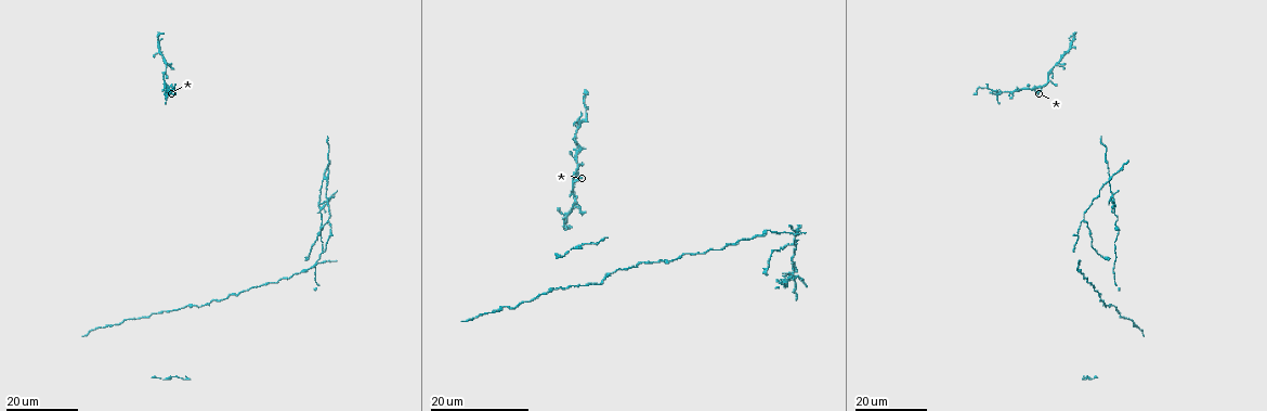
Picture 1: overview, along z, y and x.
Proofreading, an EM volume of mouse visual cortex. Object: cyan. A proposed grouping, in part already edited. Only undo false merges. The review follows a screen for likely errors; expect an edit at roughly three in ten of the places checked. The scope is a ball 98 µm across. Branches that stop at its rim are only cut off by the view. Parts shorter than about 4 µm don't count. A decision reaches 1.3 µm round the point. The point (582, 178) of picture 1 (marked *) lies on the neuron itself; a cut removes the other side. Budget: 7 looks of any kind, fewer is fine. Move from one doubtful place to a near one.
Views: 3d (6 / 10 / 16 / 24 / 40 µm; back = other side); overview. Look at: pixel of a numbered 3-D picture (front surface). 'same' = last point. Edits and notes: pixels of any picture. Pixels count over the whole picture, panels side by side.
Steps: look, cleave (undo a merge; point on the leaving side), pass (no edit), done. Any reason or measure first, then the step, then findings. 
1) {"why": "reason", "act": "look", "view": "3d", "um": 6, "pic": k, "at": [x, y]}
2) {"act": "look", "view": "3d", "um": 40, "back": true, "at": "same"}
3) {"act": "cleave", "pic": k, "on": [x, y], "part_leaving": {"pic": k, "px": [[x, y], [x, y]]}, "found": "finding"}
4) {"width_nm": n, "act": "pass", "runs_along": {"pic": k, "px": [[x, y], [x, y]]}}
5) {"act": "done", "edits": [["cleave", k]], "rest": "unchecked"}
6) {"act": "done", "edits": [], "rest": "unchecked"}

{"why": "two arms in line, one across", "act": "look", "view": "3d", "um": 16, "pic": 1, "at": [573, 182]}

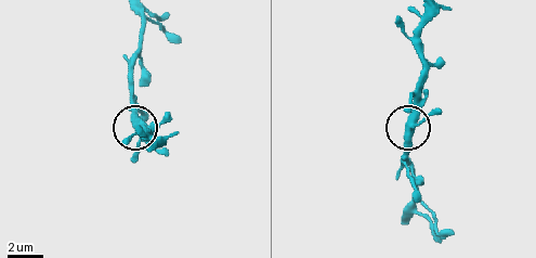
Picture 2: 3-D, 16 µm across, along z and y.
{"act": "look", "view": "3d", "um": 6, "pic": 2, "at": [136, 121]}

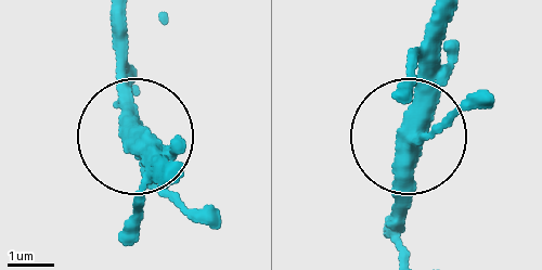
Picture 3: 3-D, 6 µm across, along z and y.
{"act": "pass", "runs_along": {"pic": 3, "px": [[485, 104], [411, 136], [429, 26]]}, "found": "one neuron here"}

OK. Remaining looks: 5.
{"why": "three-way junction", "act": "look", "view": "3d", "um": 16, "pic": 1, "at": [1057, 61]}

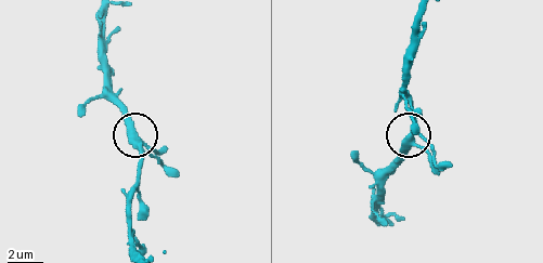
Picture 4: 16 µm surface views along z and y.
{"act": "look", "view": "3d", "um": 6, "pic": 4, "at": [140, 141]}

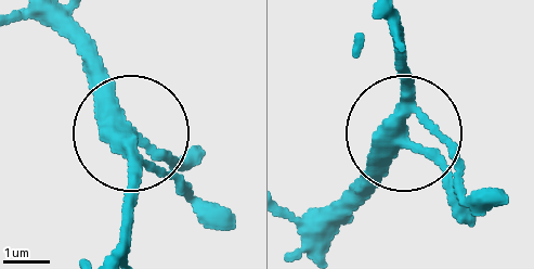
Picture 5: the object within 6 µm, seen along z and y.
{"arms": 3, "act": "pass", "found": "all the same neuron"}

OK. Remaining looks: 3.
{"why": "looks like a crossing", "act": "look", "view": "3d", "um": 16, "pic": 1, "at": [1114, 207]}

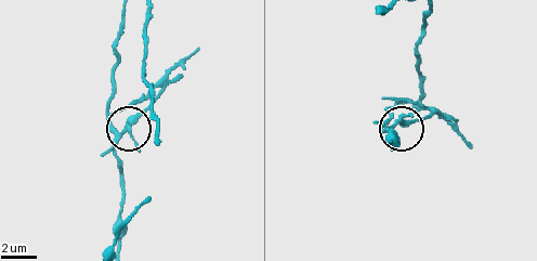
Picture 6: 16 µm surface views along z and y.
{"act": "look", "view": "3d", "um": 6, "pic": 6, "at": [390, 127]}

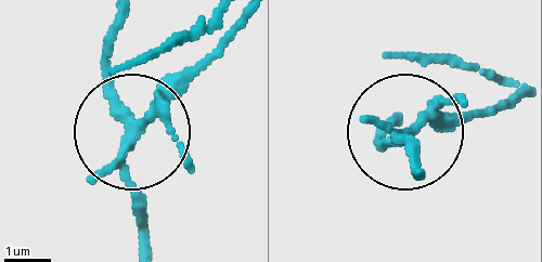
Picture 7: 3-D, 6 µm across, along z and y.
{"arms": 5, "act": "cleave", "pic": 7, "on": [185, 149], "part_leaving": {"pic": 7, "px": [[128, 131], [237, 18]]}, "found": "two neurons meet here"}

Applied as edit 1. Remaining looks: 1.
{"act": "done", "edits": [["cleave", 7]], "rest": "unchecked"}

